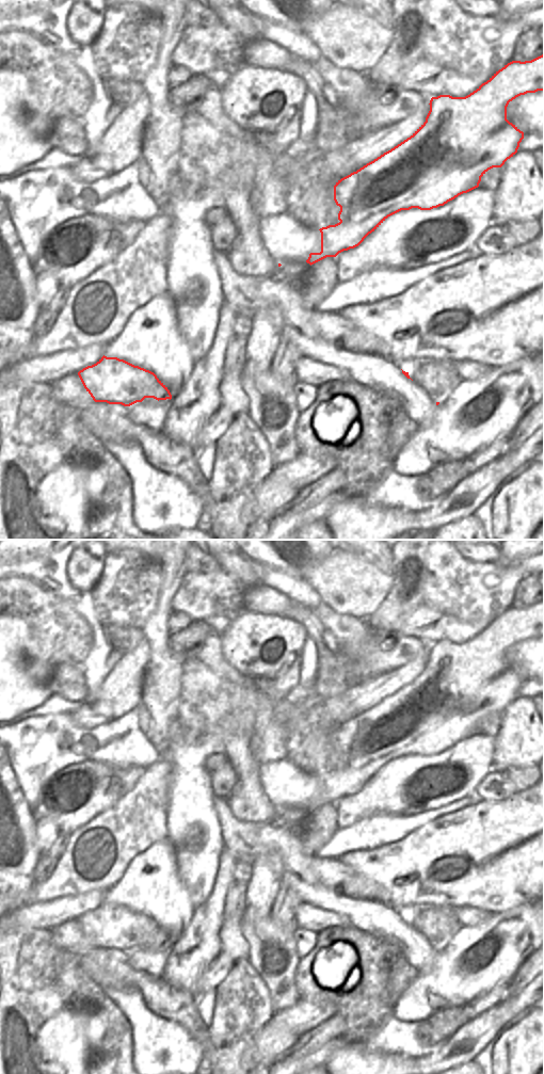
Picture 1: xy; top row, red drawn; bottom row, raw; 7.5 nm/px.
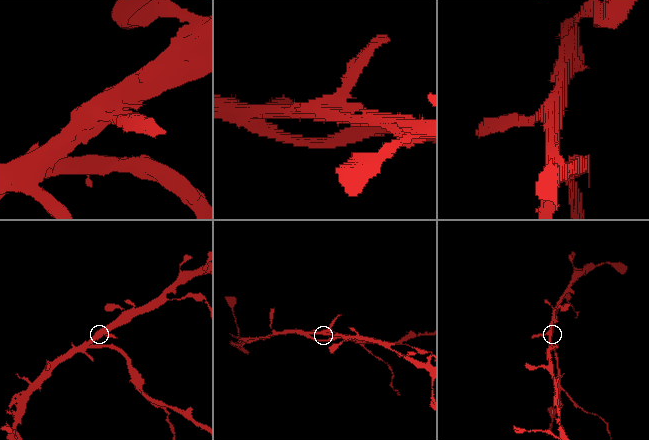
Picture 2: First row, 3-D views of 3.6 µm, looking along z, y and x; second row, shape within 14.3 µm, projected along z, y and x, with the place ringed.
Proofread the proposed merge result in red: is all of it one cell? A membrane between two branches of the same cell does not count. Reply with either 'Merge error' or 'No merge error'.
Merge error

